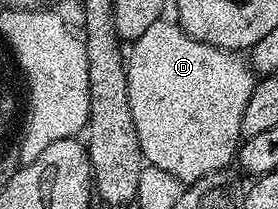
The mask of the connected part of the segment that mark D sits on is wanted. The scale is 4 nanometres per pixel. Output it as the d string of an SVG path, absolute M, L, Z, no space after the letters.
M162 18L158 22L154 22L154 24L142 34L141 38L131 43L130 48L132 48L132 50L130 54L128 52L126 58L127 96L129 98L132 120L137 132L143 159L151 166L156 166L162 168L162 170L166 170L166 172L170 172L170 174L181 180L182 183L189 184L198 180L200 177L204 177L204 175L208 175L208 173L225 169L230 164L229 161L231 158L233 161L242 138L240 135L242 113L246 110L246 104L250 100L250 94L253 93L256 74L251 68L249 61L245 57L244 59L240 57L243 55L231 49L218 48L212 44L202 43L201 40L186 35L180 28L179 23L172 20L168 22L167 20L166 18Z

